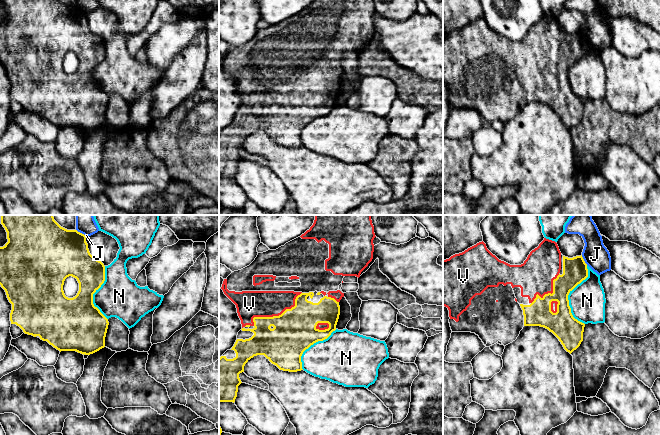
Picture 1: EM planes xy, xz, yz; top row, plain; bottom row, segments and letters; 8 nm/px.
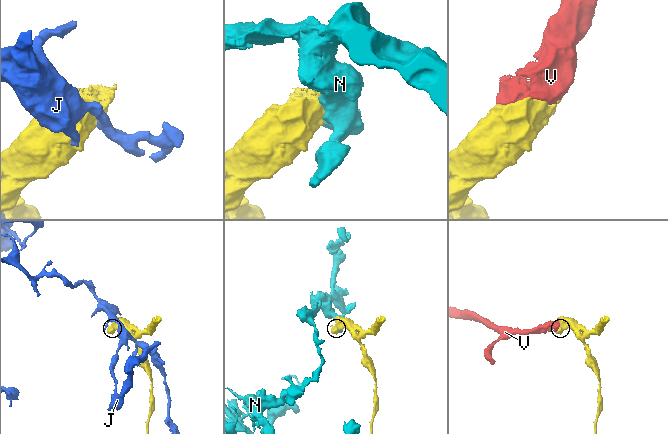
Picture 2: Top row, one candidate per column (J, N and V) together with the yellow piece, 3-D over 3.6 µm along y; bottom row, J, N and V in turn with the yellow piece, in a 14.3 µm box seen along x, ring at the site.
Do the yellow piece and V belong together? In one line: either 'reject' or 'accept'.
accept

